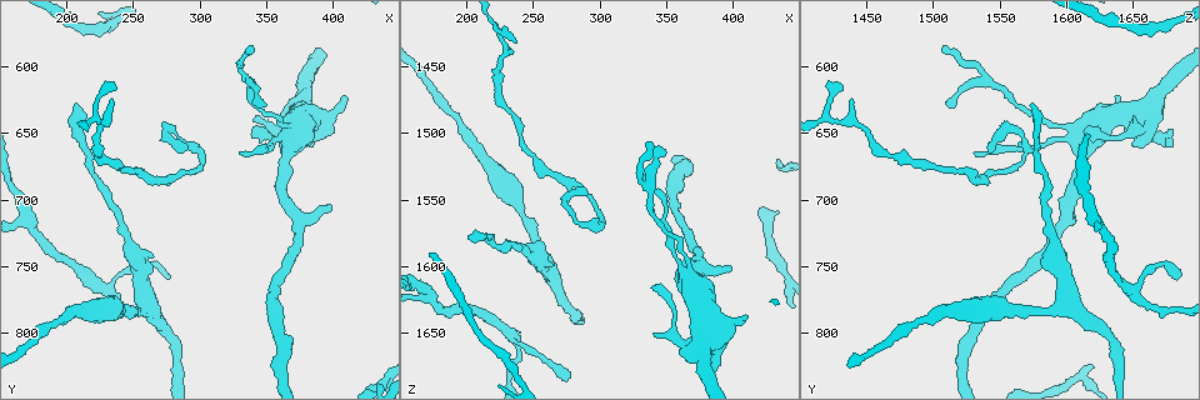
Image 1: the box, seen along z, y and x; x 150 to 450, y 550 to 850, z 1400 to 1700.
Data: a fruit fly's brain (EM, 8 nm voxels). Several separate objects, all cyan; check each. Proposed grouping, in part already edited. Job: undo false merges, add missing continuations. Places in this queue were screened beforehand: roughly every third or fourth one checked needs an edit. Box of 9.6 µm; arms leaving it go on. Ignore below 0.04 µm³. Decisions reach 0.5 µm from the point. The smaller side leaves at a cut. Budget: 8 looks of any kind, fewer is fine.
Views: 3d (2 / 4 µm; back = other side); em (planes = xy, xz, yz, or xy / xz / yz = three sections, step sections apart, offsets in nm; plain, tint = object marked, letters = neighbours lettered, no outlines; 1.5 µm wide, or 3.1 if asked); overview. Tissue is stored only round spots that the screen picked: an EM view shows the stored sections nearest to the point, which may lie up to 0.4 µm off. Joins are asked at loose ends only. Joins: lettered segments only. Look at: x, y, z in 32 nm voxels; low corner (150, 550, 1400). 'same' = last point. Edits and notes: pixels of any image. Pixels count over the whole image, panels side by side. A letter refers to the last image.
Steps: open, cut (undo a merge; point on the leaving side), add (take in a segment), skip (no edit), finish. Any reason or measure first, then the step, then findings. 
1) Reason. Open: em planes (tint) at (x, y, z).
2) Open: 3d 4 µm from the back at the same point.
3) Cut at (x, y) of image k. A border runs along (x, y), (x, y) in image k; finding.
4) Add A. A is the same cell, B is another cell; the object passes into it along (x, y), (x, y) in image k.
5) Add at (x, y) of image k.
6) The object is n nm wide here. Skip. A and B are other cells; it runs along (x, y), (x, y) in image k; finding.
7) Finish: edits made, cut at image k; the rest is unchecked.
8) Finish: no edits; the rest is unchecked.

An open end. Open: 3d 4 µm at (206, 630, 1574).

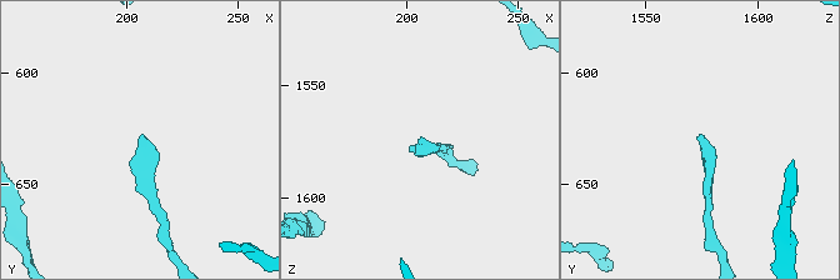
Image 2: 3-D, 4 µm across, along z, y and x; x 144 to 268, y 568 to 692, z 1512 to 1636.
Now the EM. Open: em xz step 4 (letters) at (206, 629, 1573).

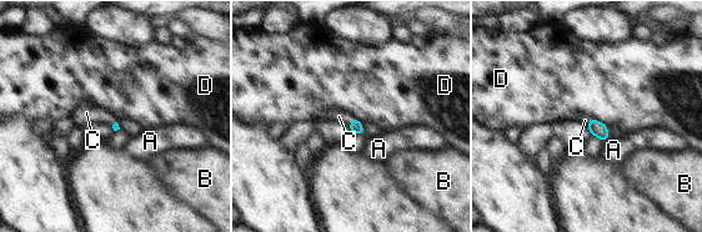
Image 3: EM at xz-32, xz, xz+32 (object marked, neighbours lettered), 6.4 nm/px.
Add C. C is the same cell, A, B and D are other cells; the object passes into it along (355, 125), (351, 121), (339, 116) in image 3; it goes on there.

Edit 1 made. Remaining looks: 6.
Open: overview.

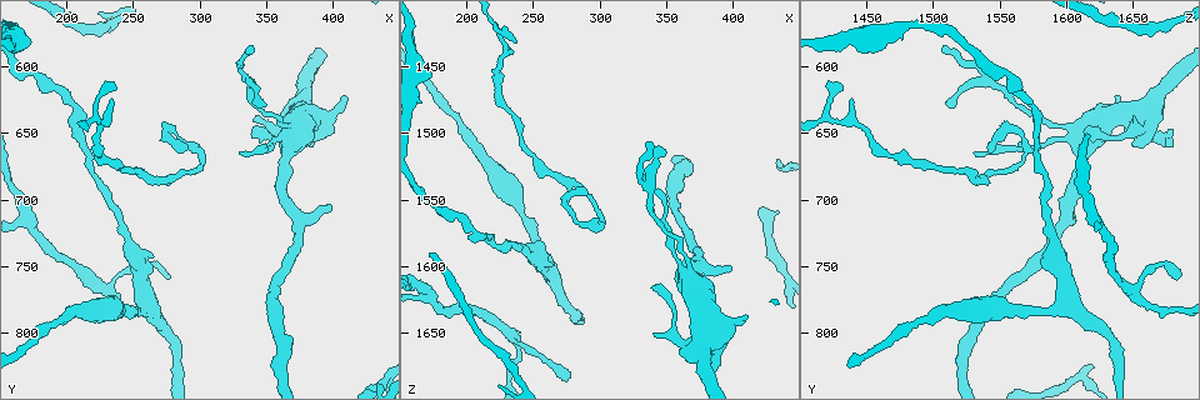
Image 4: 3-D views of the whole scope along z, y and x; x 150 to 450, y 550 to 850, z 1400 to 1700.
Tapers out. Open: 3d 2 µm at (278, 762, 1682).

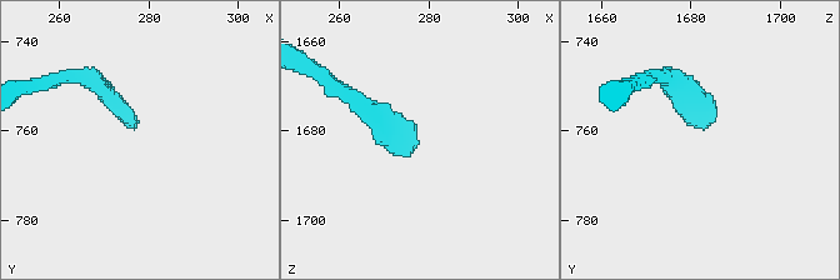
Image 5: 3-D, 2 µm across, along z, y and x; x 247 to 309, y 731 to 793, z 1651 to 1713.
Now the EM. Open: em planes (letters) at (276, 760, 1684).

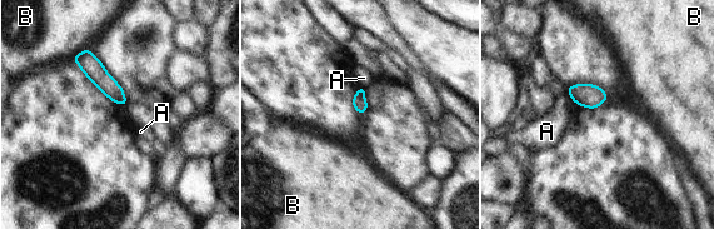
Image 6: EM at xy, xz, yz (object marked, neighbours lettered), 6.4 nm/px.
The longest contact is with B, 130 nm. Skip. A and B are other cells; it runs along (79, 56), (123, 101) in image 6; none of them fits.

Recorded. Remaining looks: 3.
An open end. Open: em planes (letters) at (398, 704, 1602).

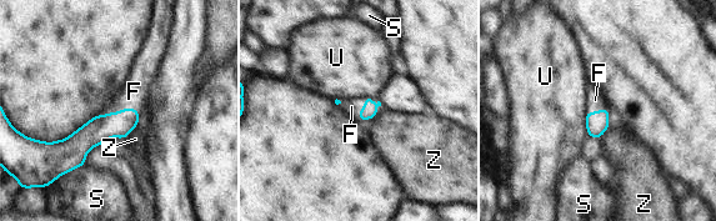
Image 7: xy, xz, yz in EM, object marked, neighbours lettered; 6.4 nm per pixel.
Add F. F is the same cell, S, U and Z are other cells; the object passes into it along (101, 127), (120, 110), (134, 91) in image 7; the cell continues.

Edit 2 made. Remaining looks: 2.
Finish: edits made, add at image 3, add at image 7; the rest is unchecked.

